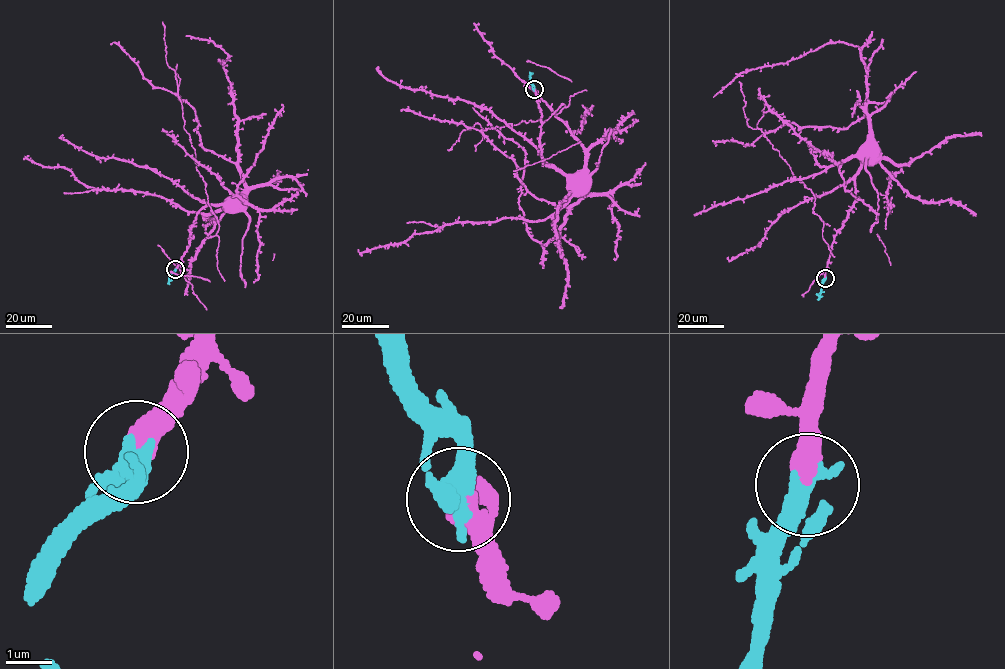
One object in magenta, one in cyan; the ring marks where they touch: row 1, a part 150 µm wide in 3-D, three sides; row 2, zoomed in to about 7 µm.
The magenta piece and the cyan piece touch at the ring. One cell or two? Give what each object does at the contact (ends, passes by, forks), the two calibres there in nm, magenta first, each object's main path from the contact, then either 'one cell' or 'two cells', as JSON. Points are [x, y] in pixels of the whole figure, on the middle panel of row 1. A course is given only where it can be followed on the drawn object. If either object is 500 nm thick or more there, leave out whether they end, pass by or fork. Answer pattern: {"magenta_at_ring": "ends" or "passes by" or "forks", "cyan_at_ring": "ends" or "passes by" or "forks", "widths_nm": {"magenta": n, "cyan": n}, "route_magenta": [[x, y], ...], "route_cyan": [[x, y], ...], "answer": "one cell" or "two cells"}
{"widths_nm": {"magenta": 500, "cyan": 280}, "route_magenta": [[534, 89], [541, 115], [539, 138], [541, 163], [566, 174], [581, 173], [581, 176]], "route_cyan": [[534, 89], [529, 72]], "answer": "one cell"}

